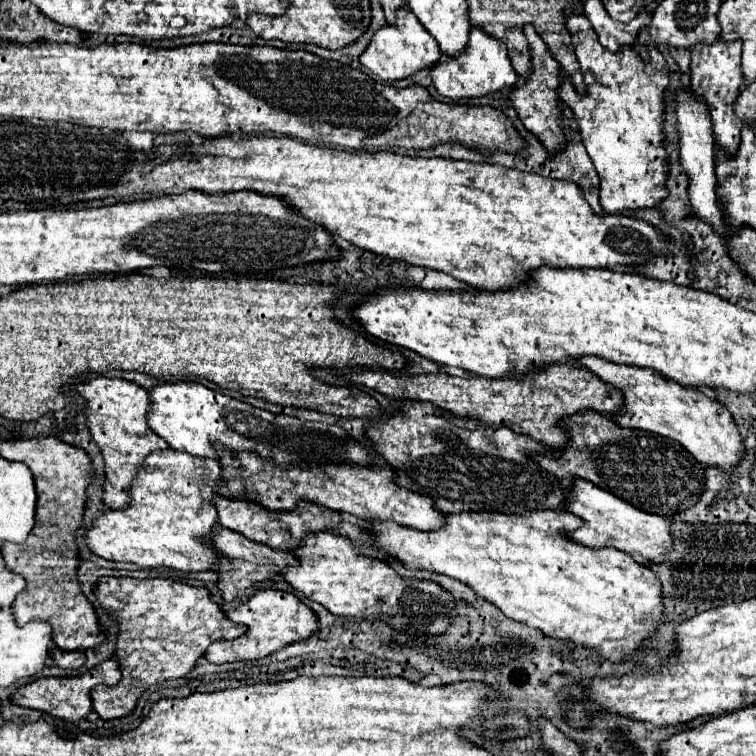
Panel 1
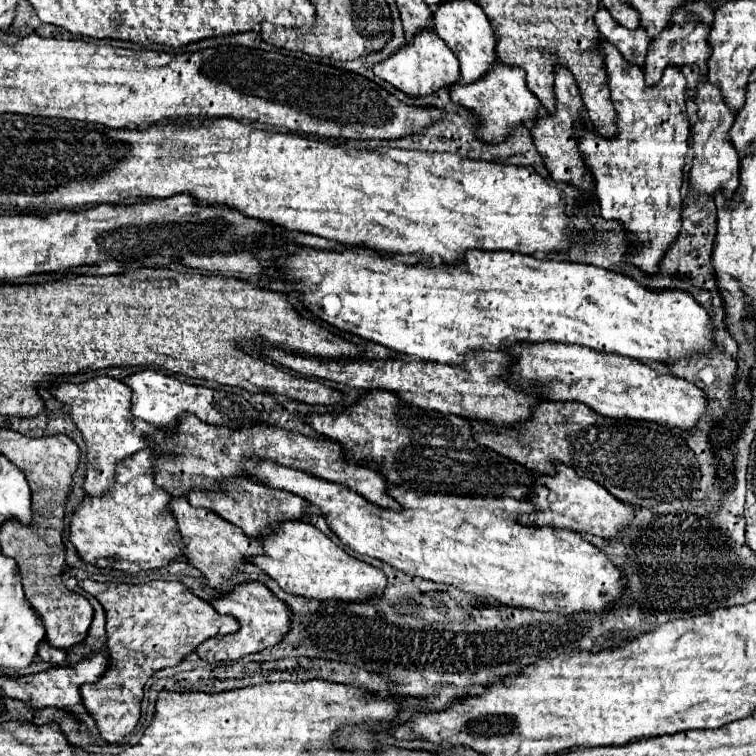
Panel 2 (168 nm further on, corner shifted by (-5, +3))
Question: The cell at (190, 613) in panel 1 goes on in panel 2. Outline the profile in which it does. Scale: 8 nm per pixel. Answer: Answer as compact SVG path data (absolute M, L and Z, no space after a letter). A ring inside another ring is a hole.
M86 579L80 581L80 587L94 595L106 613L110 665L96 683L80 687L82 705L94 717L98 731L106 743L122 741L138 725L142 687L152 673L178 665L202 641L214 635L238 631L238 621L234 617L220 615L208 601L192 595L178 581L126 585L96 583Z

